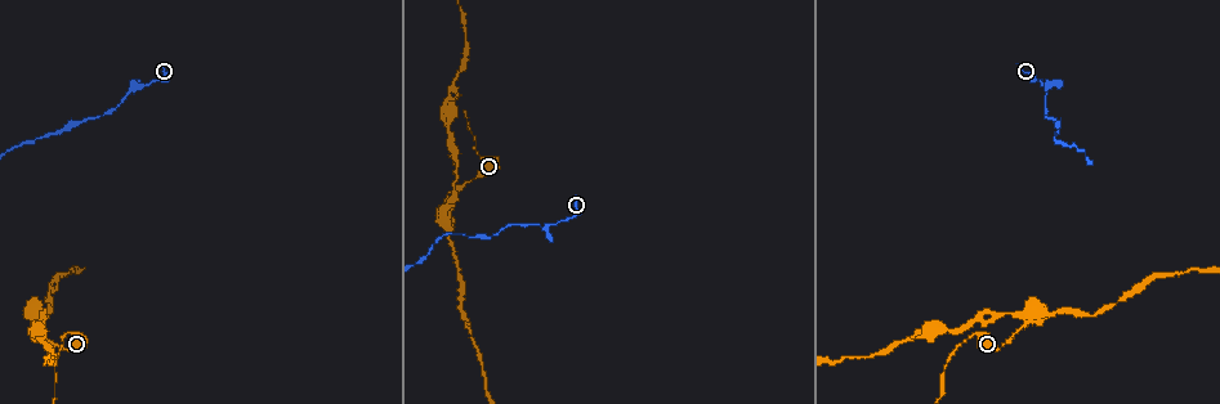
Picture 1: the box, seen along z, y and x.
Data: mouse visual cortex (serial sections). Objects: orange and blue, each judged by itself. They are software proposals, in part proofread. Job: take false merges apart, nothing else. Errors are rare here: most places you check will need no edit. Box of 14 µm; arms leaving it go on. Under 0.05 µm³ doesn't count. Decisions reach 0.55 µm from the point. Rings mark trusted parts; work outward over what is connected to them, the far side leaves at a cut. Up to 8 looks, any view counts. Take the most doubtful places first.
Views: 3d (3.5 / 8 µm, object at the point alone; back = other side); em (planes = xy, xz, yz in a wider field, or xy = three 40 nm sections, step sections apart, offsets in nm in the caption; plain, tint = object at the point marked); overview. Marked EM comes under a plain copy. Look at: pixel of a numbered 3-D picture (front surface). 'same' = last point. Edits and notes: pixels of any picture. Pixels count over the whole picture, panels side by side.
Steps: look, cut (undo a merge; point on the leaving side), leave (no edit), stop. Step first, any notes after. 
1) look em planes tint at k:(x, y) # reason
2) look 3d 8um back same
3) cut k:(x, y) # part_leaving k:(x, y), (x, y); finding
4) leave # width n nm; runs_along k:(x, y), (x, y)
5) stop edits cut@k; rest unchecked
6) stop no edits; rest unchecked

look 3d 8um at 1:(1026, 322) # abrupt turn

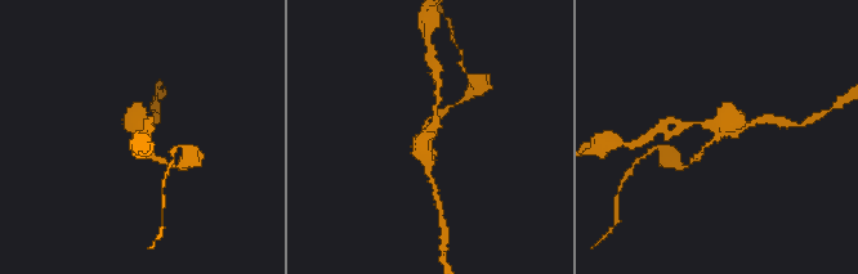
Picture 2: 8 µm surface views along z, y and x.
look em xy step 2 tint at 2:(141, 129) # need the tissue

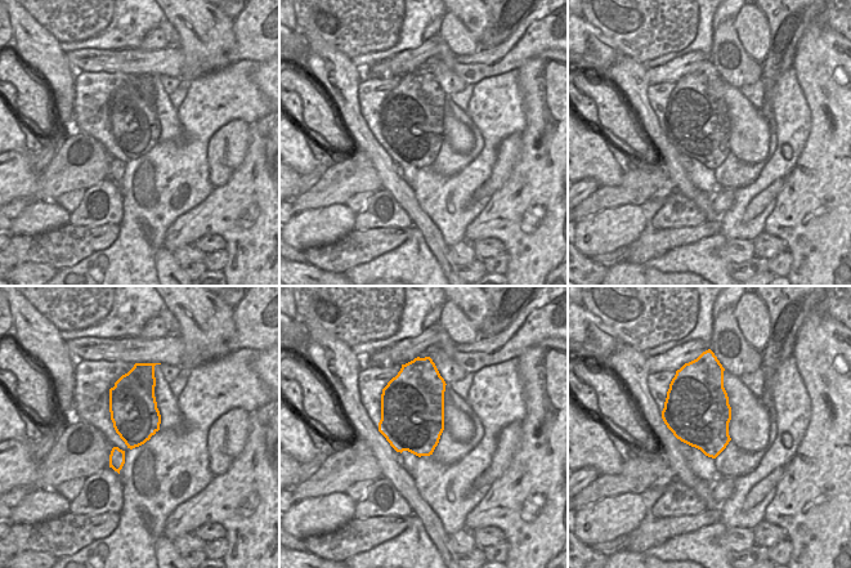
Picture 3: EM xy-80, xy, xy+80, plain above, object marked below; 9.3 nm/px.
leave # runs_along 2:(701, 153), (722, 131), (689, 124); one cell here

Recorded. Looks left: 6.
look 3d 3.5um back at 1:(1045, 97) # narrows sharply

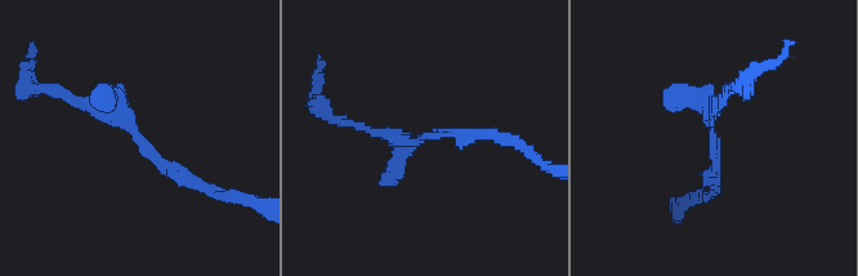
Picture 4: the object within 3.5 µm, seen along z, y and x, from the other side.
look em xy step 2 tint at 4:(137, 136) # need the tissue

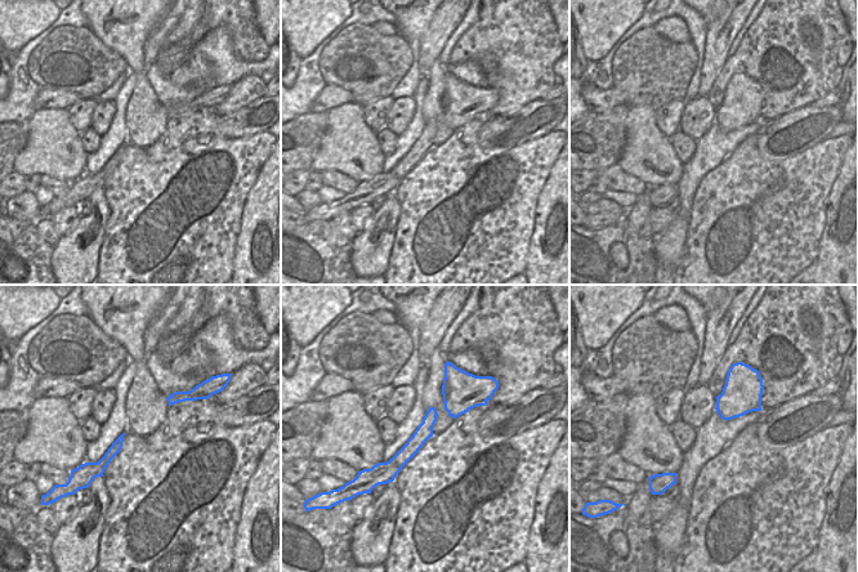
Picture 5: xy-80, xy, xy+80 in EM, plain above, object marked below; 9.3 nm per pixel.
leave # runs_along 5:(432, 411), (424, 432), (392, 473); one cell here

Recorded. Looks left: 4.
look 3d 3.5um at 1:(456, 234) # thin neck

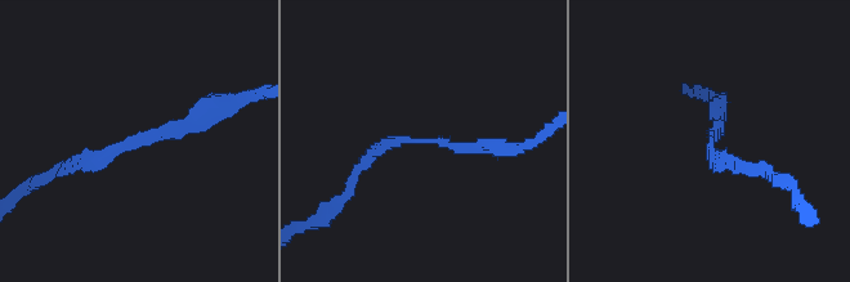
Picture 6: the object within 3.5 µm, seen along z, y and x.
look em planes tint at 6:(140, 139) # arm_widths 150, 200 nm

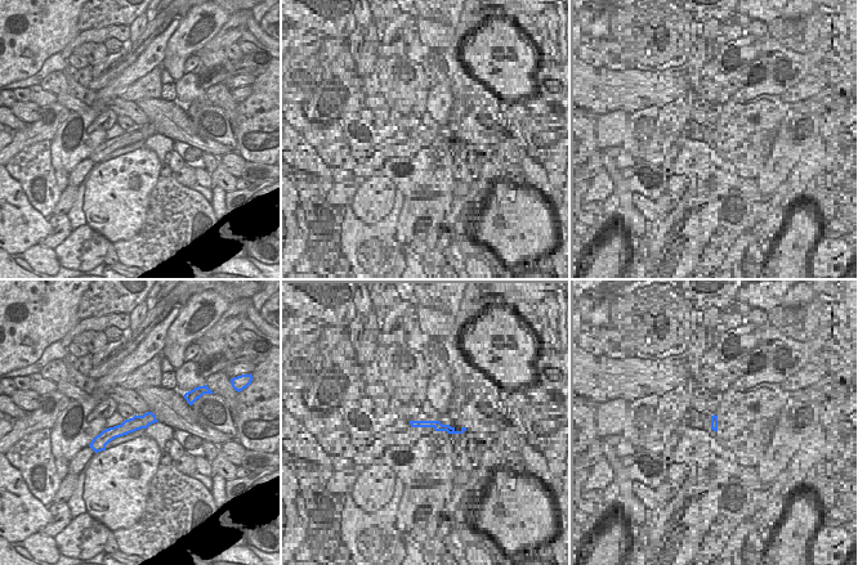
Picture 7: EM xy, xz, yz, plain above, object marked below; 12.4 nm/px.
leave # width 180 nm; runs_along 6:(213, 106), (70, 165); continuous, no second cell

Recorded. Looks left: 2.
stop no edits; rest unchecked

